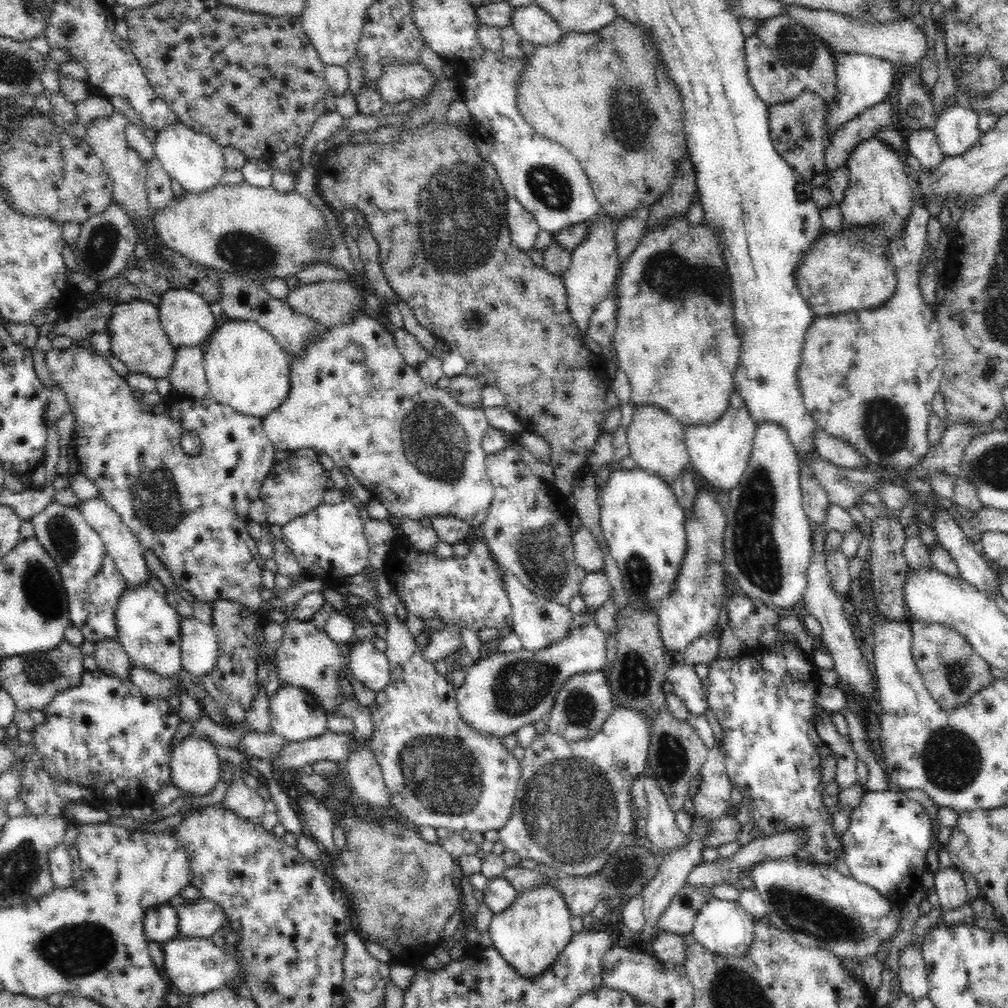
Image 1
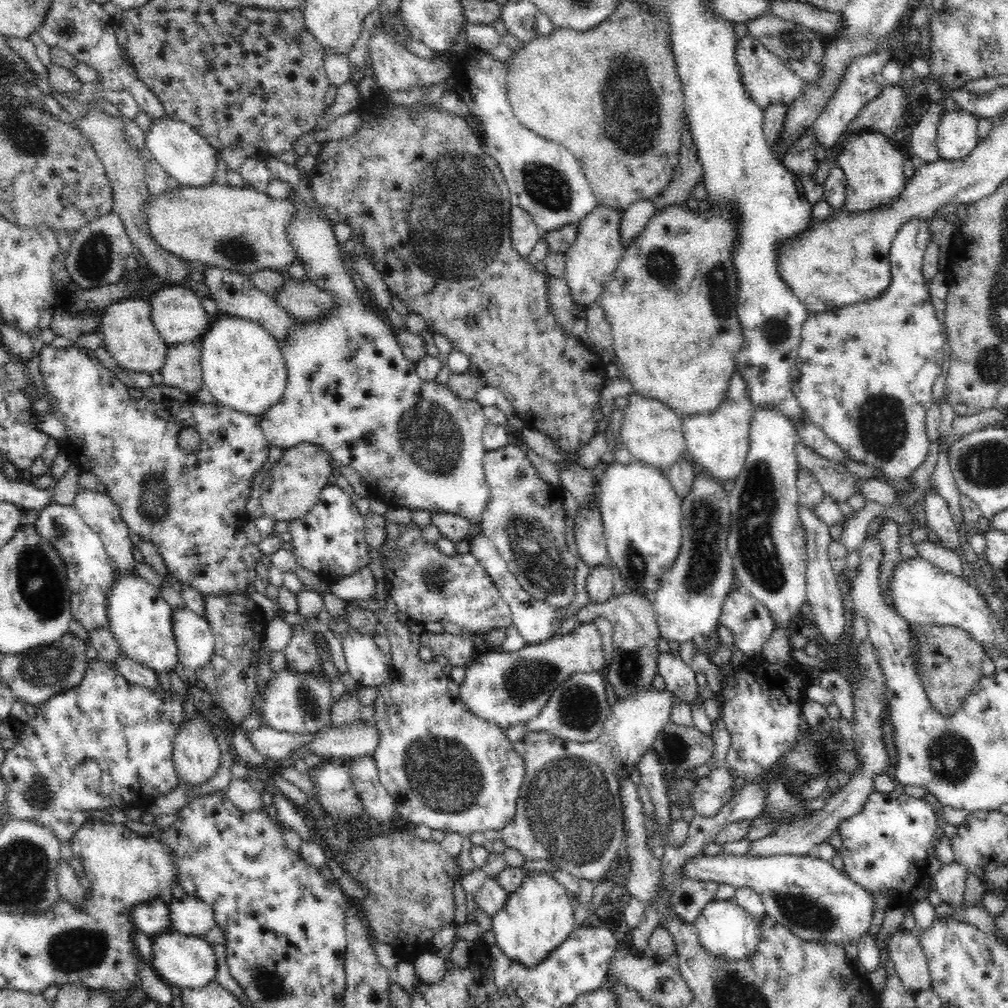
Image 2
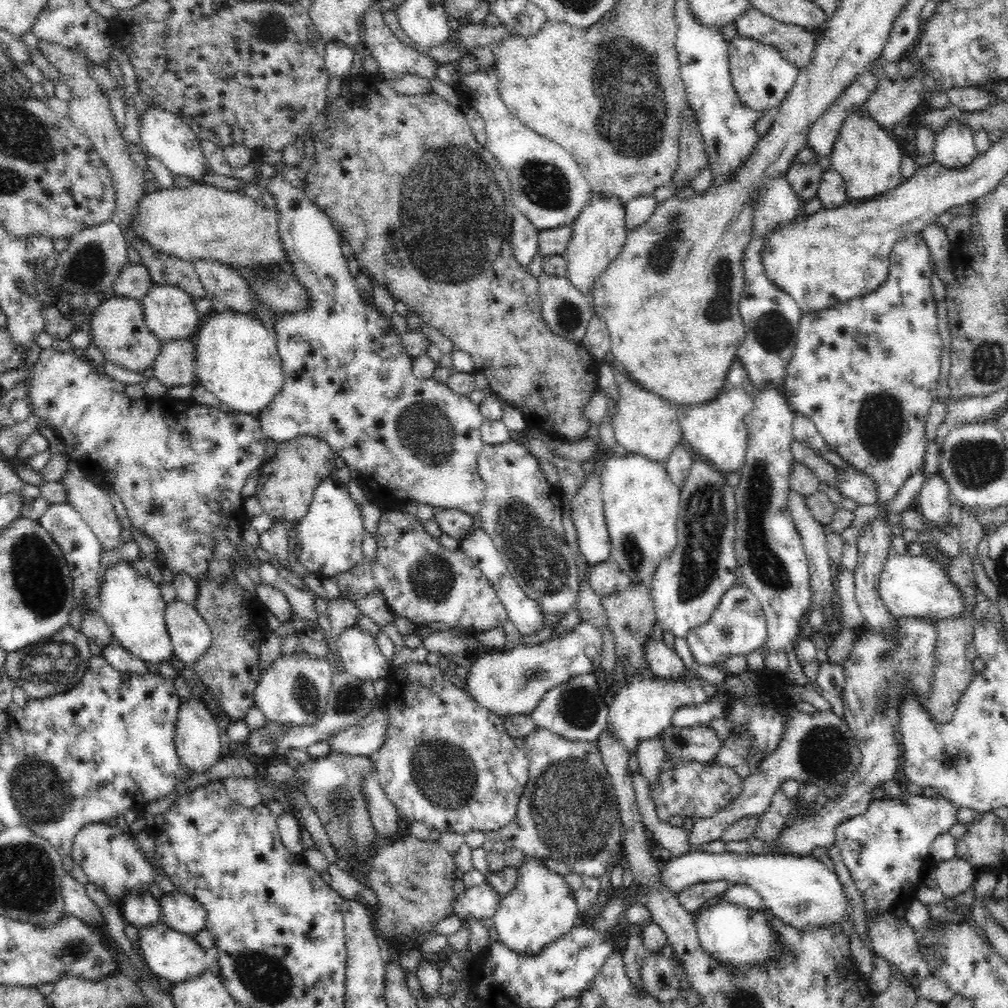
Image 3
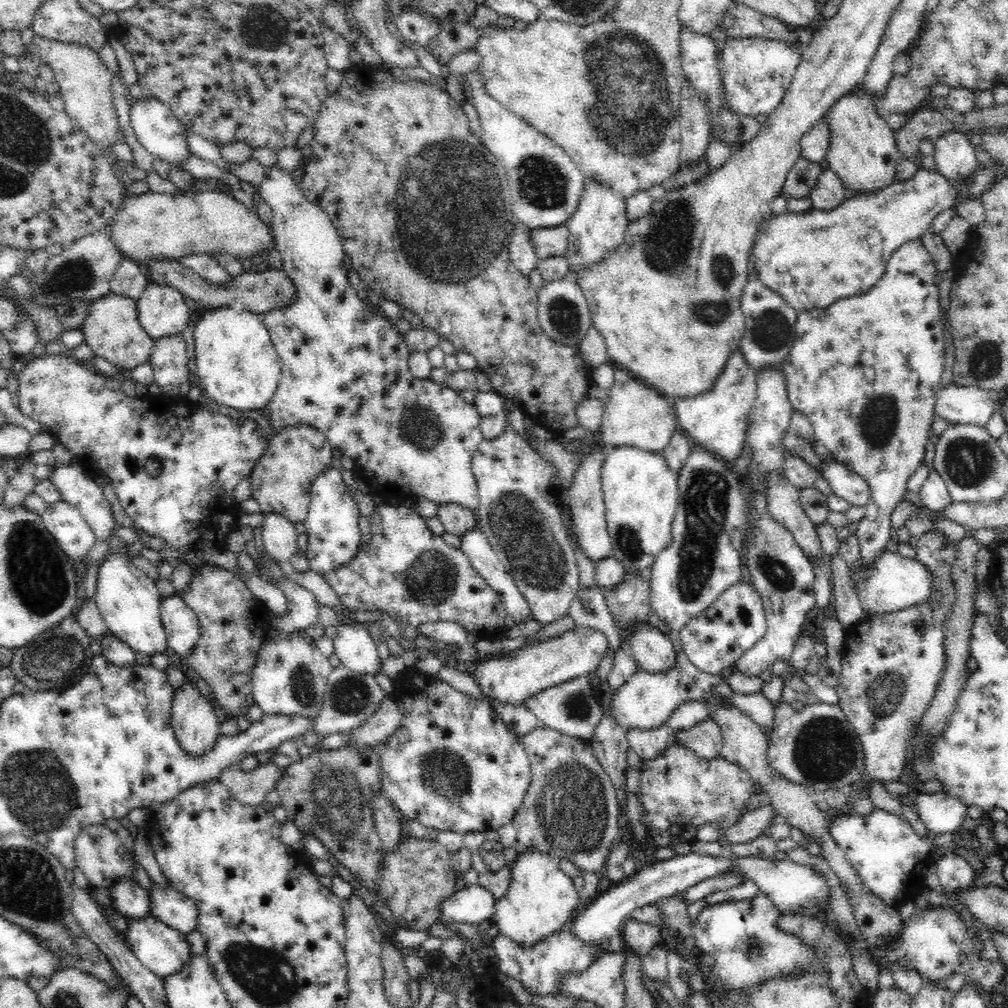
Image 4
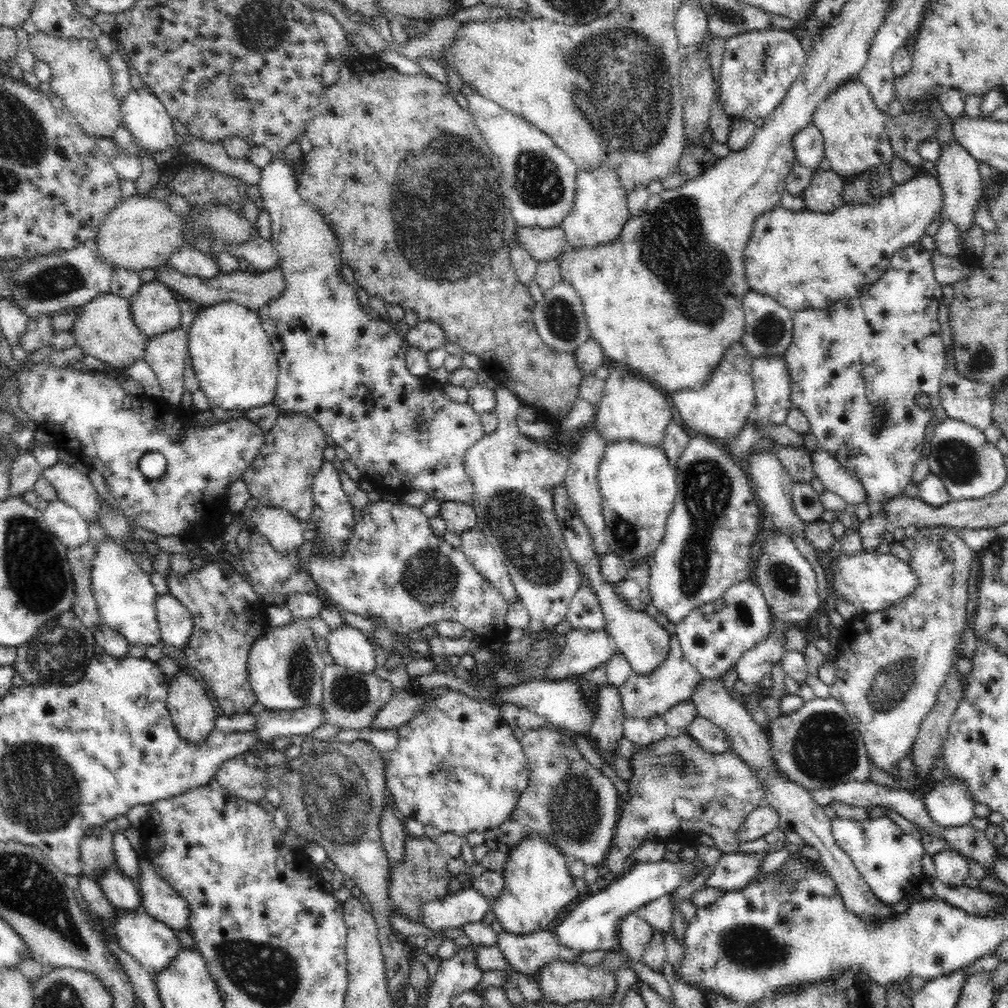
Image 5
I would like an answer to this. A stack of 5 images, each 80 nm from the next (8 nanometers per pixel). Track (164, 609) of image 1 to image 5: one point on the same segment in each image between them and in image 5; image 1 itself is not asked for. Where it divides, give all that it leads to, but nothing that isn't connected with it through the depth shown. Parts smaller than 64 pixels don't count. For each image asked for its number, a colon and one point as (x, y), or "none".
2: (139, 617)
3: (132, 606)
4: (128, 600)
5: (124, 595)

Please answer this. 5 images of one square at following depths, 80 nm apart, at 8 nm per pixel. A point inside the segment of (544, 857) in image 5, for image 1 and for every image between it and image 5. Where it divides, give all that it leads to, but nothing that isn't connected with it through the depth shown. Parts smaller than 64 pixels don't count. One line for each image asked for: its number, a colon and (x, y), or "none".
1: (530, 934)
2: (538, 916)
3: (541, 908)
4: (541, 899)

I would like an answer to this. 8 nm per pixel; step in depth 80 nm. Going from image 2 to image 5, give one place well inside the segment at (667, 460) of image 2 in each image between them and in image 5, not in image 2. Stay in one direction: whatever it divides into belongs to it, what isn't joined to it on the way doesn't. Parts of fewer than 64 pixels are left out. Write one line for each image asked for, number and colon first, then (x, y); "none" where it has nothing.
3: (644, 423)
4: (634, 415)
5: (630, 408)

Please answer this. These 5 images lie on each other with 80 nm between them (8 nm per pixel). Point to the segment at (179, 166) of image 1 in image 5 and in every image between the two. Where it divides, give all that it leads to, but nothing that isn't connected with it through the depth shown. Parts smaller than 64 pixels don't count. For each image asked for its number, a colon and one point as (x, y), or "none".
2: (185, 155)
3: (168, 138)
4: (156, 128)
5: (145, 116)

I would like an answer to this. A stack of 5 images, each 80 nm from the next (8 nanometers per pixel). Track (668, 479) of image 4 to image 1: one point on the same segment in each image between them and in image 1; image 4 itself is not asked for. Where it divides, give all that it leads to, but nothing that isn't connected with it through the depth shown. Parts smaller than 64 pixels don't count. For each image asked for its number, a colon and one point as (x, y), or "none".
1: (643, 524)
2: (641, 512)
3: (641, 503)

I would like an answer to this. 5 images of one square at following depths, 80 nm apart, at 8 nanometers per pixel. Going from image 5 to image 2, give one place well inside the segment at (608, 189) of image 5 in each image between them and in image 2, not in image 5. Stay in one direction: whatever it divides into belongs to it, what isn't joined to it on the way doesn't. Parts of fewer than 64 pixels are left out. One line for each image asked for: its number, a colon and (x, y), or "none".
2: (590, 262)
3: (599, 231)
4: (598, 225)

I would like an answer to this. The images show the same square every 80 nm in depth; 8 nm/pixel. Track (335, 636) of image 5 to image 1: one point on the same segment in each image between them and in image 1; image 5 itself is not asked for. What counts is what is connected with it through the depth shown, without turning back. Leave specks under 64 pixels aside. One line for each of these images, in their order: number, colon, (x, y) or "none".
1: (367, 664)
2: (366, 663)
3: (359, 655)
4: (354, 647)

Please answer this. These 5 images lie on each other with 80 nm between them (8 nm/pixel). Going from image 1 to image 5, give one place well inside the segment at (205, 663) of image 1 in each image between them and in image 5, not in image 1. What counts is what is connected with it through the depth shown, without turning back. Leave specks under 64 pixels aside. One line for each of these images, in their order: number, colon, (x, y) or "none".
2: (195, 641)
3: (190, 635)
4: (181, 625)
5: (175, 622)

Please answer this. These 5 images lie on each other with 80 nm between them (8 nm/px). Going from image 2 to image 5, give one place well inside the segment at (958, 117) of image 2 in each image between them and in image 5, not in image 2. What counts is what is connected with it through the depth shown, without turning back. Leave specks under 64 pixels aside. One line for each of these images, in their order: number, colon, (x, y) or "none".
3: (954, 147)
4: (955, 158)
5: (958, 173)

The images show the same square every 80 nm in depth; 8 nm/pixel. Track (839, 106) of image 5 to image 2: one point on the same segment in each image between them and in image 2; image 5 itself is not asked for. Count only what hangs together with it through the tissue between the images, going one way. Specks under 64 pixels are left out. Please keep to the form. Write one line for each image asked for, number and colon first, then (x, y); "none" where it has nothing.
2: (872, 163)
3: (867, 156)
4: (863, 153)

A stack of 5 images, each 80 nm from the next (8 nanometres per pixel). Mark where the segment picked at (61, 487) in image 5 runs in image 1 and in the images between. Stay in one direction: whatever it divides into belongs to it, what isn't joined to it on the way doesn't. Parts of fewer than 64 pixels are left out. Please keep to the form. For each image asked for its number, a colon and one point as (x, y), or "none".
1: (122, 544)
2: (99, 512)
3: (95, 506)
4: (81, 491)

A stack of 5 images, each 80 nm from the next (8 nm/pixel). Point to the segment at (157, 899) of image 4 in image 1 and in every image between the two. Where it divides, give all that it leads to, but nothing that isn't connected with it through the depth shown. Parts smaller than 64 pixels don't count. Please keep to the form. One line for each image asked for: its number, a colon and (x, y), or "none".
1: (200, 918)
2: (190, 916)
3: (181, 912)

